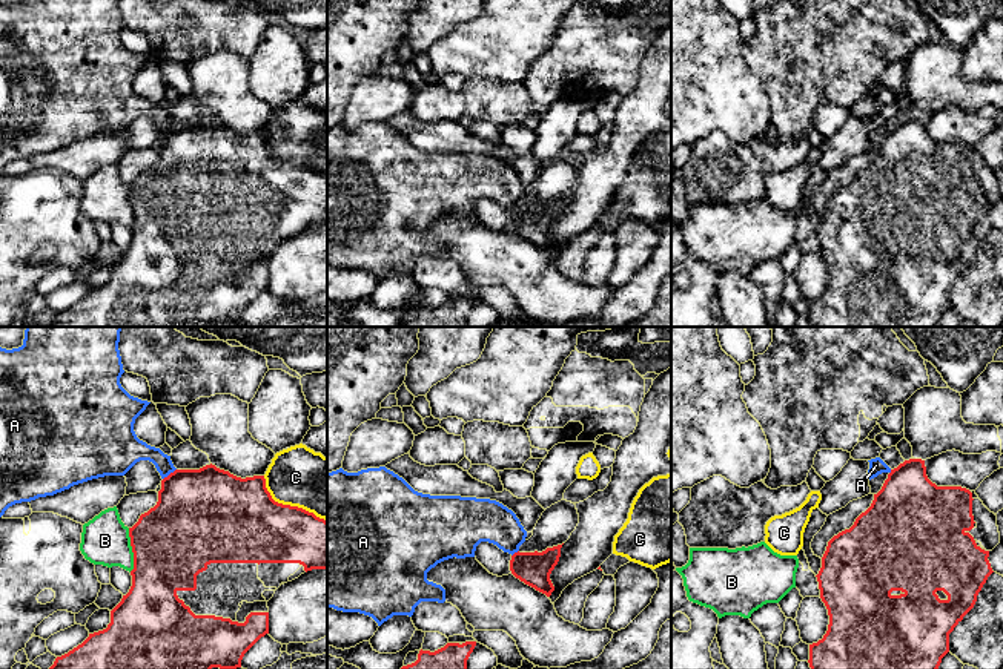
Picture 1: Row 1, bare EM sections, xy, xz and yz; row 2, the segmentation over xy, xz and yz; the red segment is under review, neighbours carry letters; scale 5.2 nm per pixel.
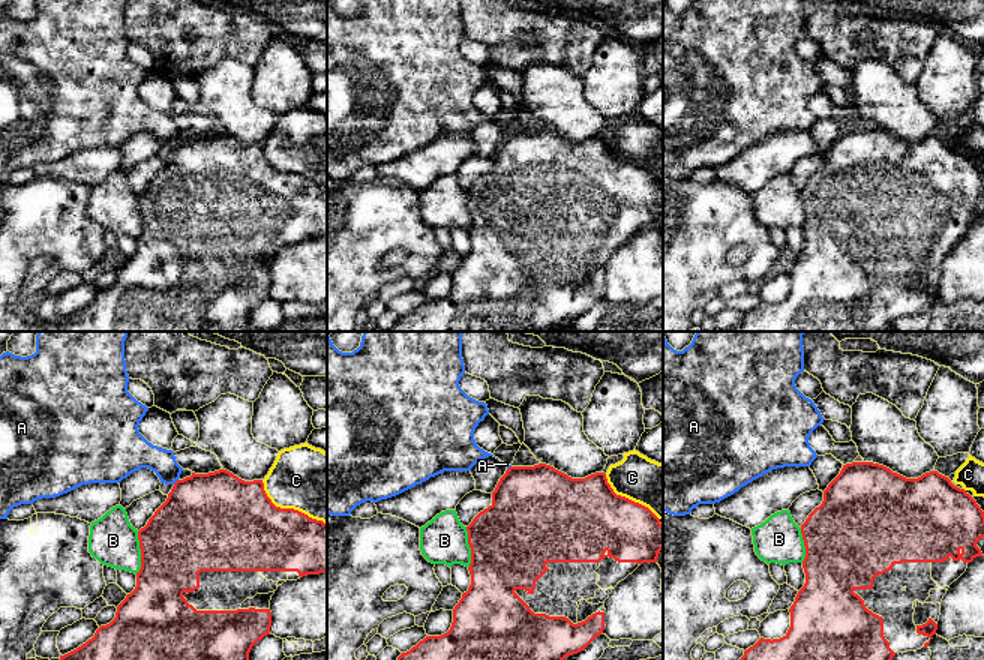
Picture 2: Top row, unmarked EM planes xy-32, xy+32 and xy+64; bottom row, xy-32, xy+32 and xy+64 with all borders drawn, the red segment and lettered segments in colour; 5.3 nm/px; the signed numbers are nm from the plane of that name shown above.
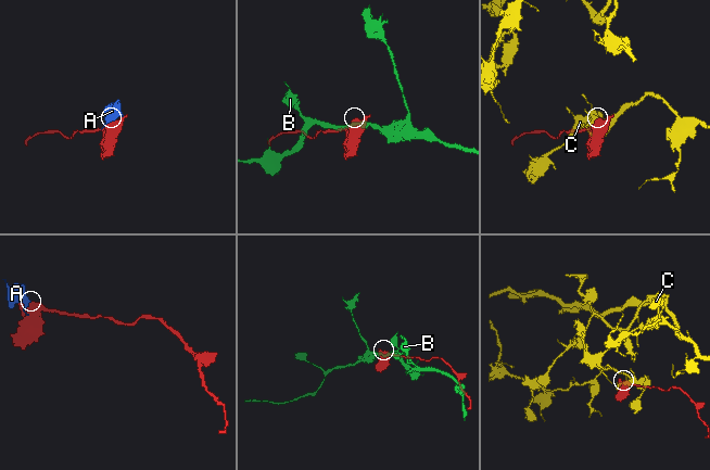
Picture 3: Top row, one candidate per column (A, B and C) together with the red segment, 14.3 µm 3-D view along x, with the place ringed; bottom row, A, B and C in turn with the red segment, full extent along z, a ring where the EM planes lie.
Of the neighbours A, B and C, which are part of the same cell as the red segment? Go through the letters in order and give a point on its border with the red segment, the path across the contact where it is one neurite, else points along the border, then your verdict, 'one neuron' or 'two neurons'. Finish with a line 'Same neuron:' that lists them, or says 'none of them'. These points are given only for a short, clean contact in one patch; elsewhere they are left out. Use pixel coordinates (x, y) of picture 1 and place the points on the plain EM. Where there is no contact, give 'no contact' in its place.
A: meets red in xy at (171, 129); border along xy (175, 125), (163, 135); two neurons
B: meets red in xy at (132, 206); two neurons
C: meets red in xy at (289, 161); two neurons
Same neuron: none of them

